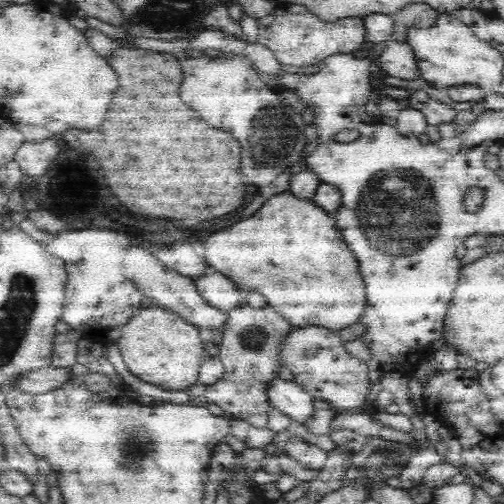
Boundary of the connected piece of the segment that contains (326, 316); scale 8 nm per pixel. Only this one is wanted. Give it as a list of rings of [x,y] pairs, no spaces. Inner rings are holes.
[[[290,189],[271,196],[262,208],[246,220],[240,220],[224,230],[210,234],[204,240],[204,260],[214,272],[224,274],[236,285],[241,302],[249,293],[263,294],[265,301],[278,314],[285,318],[291,326],[299,329],[318,326],[323,329],[338,331],[352,326],[362,316],[366,298],[362,276],[358,274],[358,262],[342,242],[336,226],[334,214],[322,211],[312,200],[292,196]]]

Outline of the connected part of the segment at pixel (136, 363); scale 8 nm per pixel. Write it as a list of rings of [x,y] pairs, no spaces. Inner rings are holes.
[[[150,305],[138,311],[120,330],[116,339],[128,370],[140,380],[162,390],[187,390],[198,383],[199,370],[206,358],[206,336],[175,311]]]

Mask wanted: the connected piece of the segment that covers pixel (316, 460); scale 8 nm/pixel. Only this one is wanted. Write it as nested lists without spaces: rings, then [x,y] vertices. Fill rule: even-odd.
[[[287,432],[278,433],[272,443],[280,448],[278,453],[288,455],[292,460],[298,461],[300,465],[310,470],[322,470],[328,458],[328,452],[324,449],[304,442],[301,438],[287,434]]]

